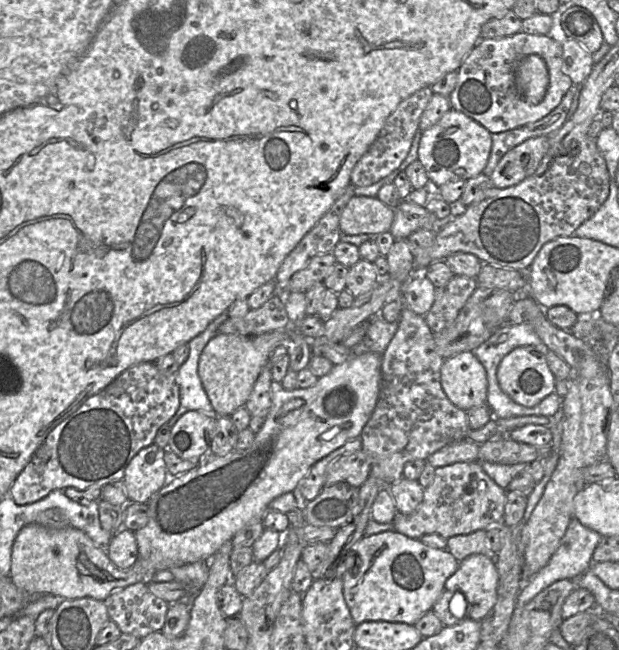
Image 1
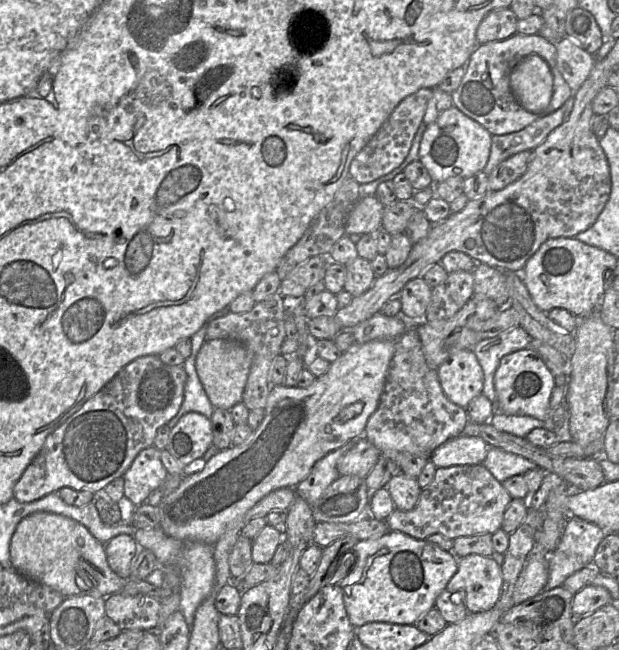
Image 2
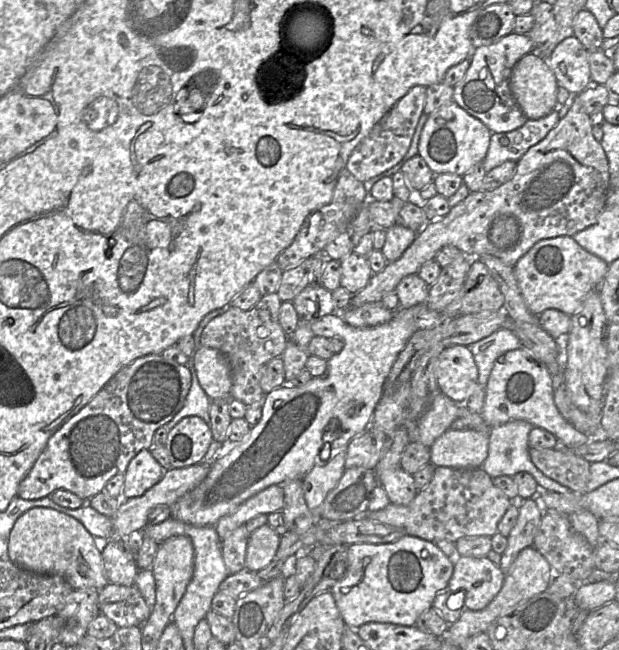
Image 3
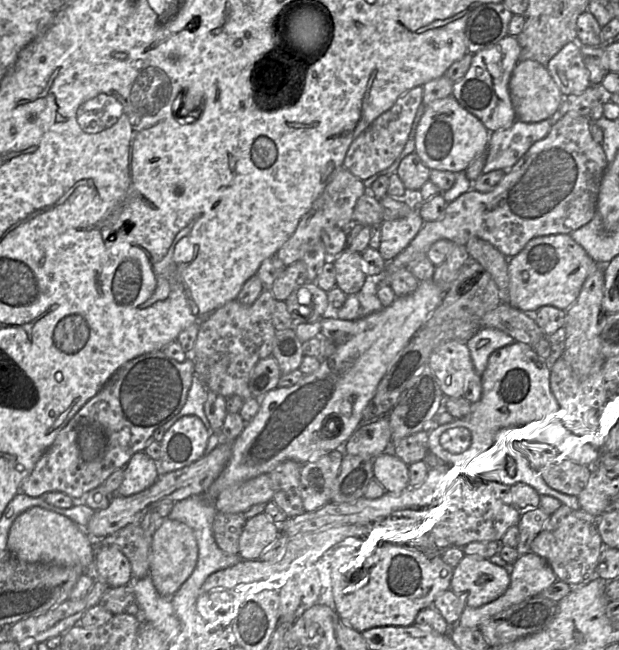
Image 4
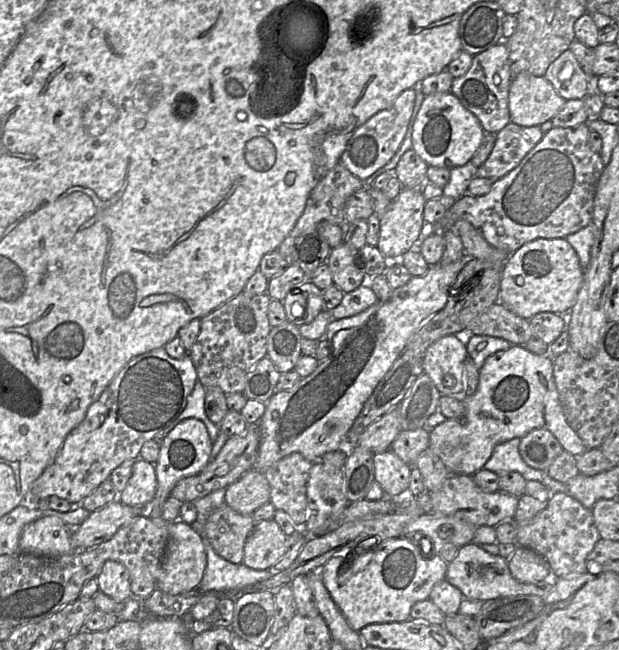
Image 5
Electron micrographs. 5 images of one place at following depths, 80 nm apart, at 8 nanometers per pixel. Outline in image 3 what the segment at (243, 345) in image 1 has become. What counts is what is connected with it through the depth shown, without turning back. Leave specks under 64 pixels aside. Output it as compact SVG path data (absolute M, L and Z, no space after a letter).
M201 346L195 353L193 363L199 384L210 400L230 399L231 370L219 350Z

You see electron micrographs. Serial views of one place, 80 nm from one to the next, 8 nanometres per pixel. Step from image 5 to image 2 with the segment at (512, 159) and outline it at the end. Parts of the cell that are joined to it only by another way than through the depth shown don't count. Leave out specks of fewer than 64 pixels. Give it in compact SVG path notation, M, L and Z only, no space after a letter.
M565 105L541 116L525 128L508 134L492 135L490 156L483 172L489 175L505 159L522 151L532 151L565 120Z

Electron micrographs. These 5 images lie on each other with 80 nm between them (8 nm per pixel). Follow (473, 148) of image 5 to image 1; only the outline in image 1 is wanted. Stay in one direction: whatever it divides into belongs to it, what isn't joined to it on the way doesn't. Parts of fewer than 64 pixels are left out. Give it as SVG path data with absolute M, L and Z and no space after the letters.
M451 109L435 125L423 131L418 160L427 172L429 183L440 187L448 181L467 181L480 175L488 163L491 149L491 133L463 112Z

